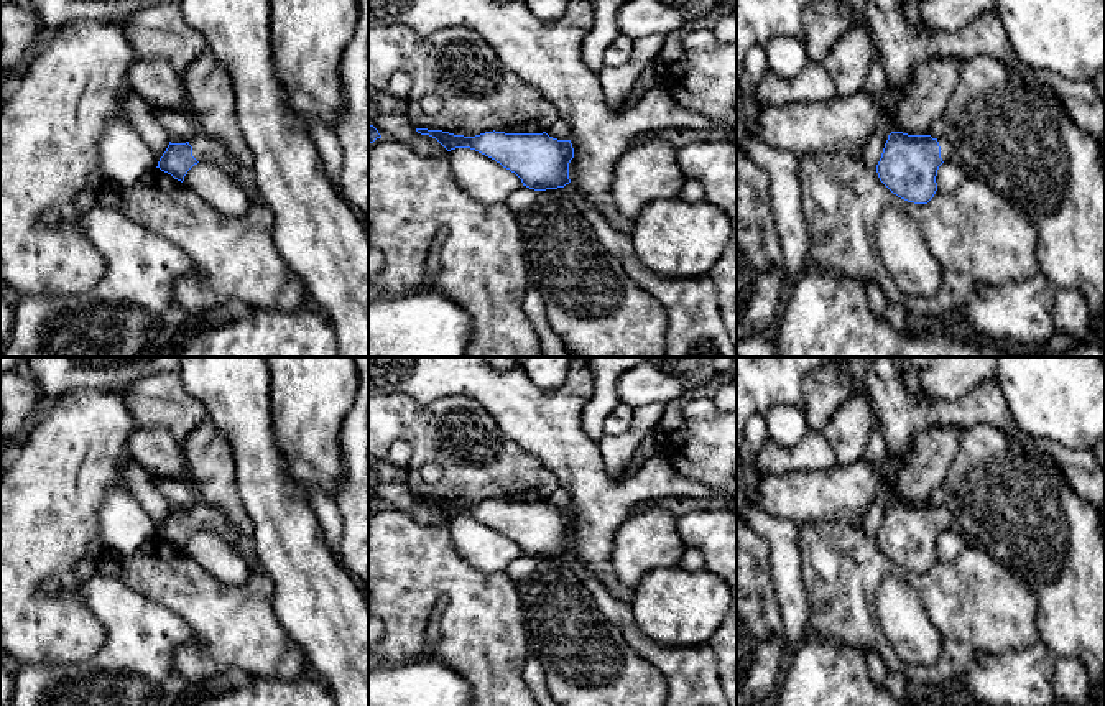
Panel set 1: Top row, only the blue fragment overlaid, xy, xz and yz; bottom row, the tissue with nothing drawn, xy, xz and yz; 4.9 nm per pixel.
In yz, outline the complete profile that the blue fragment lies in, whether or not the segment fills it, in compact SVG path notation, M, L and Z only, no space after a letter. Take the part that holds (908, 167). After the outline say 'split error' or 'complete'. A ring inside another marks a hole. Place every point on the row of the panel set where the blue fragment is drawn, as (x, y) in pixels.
M891 132L876 173L880 181L898 197L927 204L937 191L939 166L954 158L955 150L945 137Z; split error

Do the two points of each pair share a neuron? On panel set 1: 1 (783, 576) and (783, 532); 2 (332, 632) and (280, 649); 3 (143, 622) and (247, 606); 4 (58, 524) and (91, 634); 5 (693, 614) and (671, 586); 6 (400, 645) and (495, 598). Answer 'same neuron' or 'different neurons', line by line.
1: same neuron
2: different neurons
3: different neurons
4: same neuron
5: same neuron
6: same neuron

